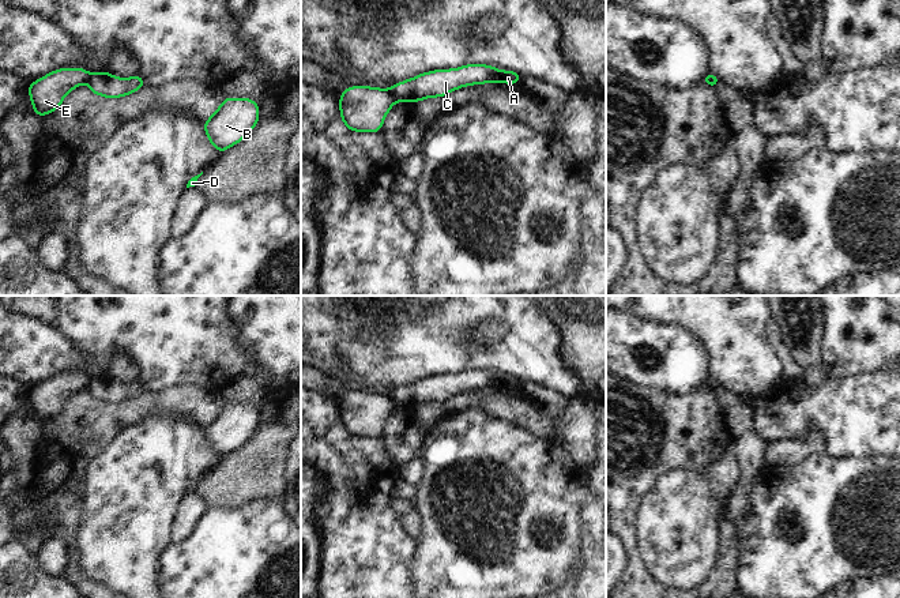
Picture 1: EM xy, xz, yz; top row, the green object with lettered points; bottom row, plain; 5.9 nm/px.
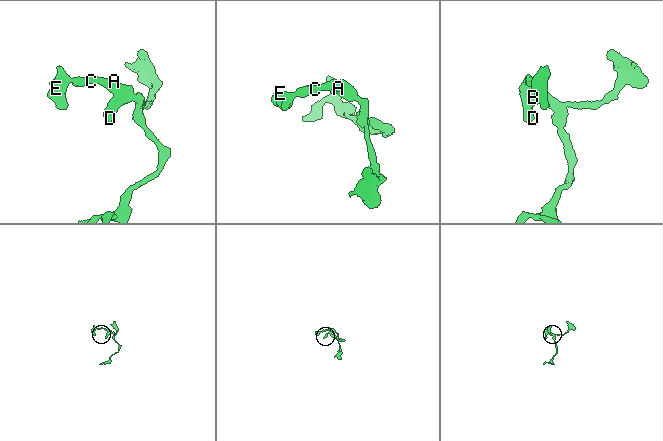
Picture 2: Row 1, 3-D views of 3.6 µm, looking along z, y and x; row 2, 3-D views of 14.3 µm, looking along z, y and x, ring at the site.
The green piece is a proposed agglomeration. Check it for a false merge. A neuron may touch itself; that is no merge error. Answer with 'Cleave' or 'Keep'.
Cleave

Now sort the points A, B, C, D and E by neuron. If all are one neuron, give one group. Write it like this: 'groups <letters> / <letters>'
groups A B C D / E

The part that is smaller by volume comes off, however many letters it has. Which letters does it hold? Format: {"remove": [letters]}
{"remove": ["E"]}

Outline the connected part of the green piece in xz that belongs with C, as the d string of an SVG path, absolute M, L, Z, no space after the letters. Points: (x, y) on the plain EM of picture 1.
M468 369L456 375L436 375L423 377L408 385L392 391L391 398L395 407L423 406L430 402L445 402L448 398L468 391L492 387L515 390L521 381L512 376L500 376L490 371Z

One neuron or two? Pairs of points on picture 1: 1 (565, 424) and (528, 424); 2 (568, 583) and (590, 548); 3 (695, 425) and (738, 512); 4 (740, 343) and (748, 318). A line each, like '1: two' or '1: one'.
1: two
2: two
3: two
4: one

